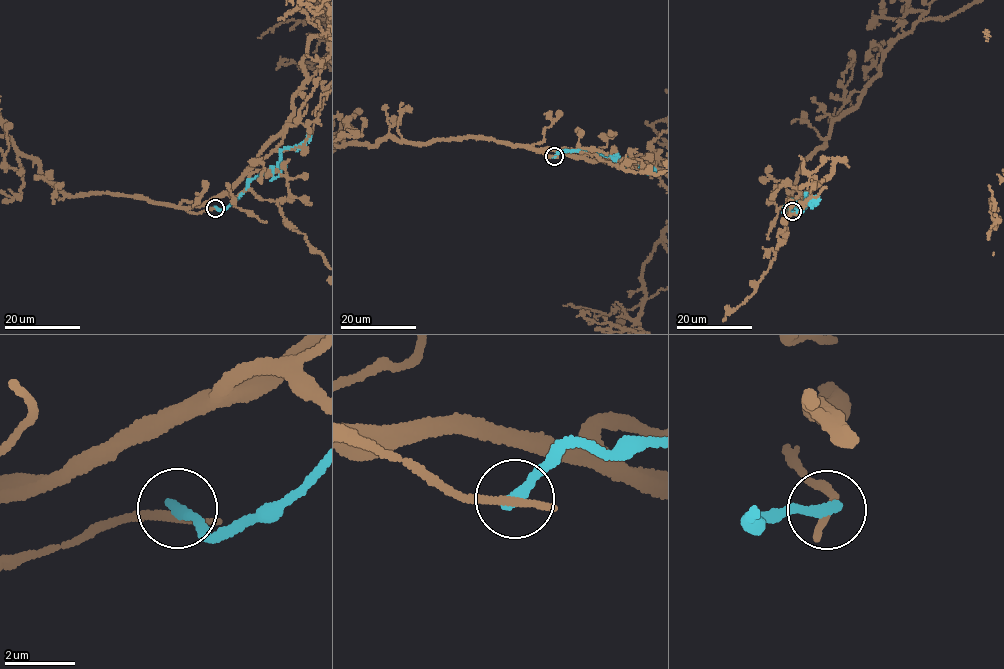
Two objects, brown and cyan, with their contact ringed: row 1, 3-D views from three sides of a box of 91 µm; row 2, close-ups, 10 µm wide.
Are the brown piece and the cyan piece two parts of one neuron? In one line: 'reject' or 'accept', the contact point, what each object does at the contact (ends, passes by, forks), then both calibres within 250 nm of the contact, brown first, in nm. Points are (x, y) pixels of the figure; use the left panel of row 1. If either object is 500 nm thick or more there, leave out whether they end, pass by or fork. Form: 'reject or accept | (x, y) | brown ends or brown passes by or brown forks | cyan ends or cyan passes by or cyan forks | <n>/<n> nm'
reject | (215, 208) | brown ends | cyan ends | 300/340 nm

